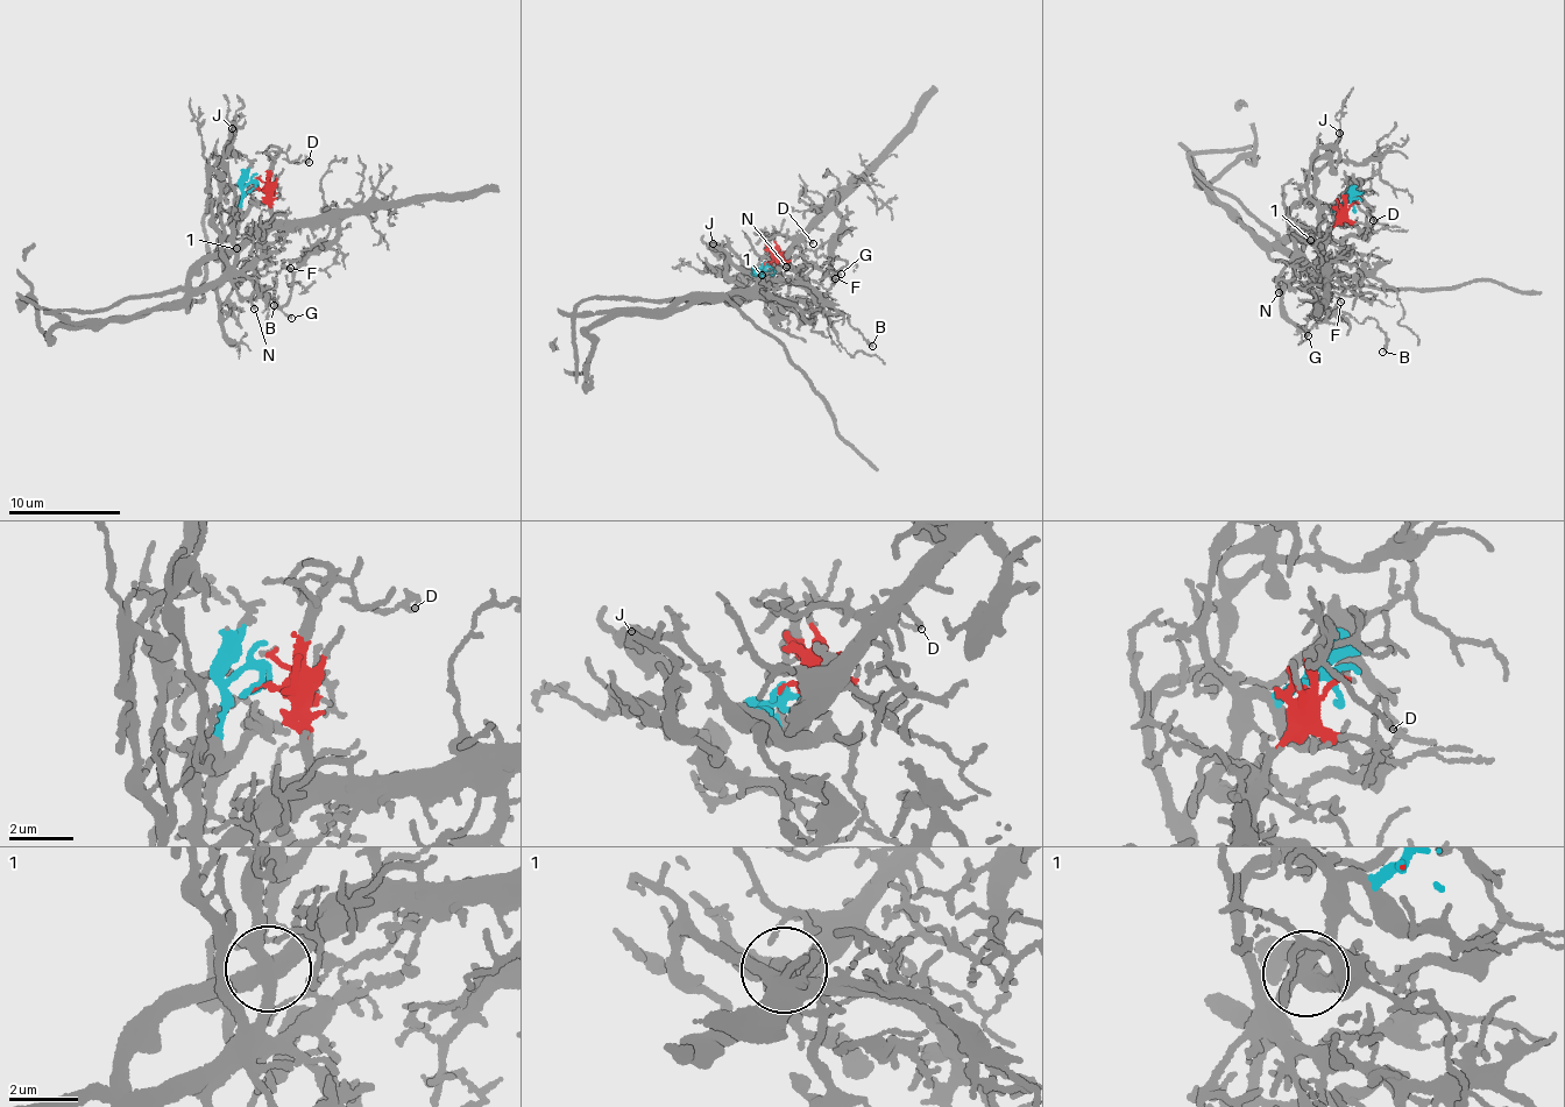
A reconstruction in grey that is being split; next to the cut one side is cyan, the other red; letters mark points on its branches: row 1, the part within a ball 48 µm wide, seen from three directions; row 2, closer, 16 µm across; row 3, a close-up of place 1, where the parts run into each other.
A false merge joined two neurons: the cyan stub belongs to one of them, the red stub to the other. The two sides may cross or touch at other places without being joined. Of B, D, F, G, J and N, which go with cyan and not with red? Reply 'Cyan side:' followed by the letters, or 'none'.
Cyan side: B, J, N

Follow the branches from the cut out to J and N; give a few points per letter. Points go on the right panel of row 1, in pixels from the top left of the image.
J: (1342, 204), (1328, 206), (1308, 194), (1310, 156), (1316, 150), (1336, 144), (1338, 132)
N: (1342, 204), (1321, 211), (1321, 228), (1277, 276), (1275, 284), (1280, 293)

